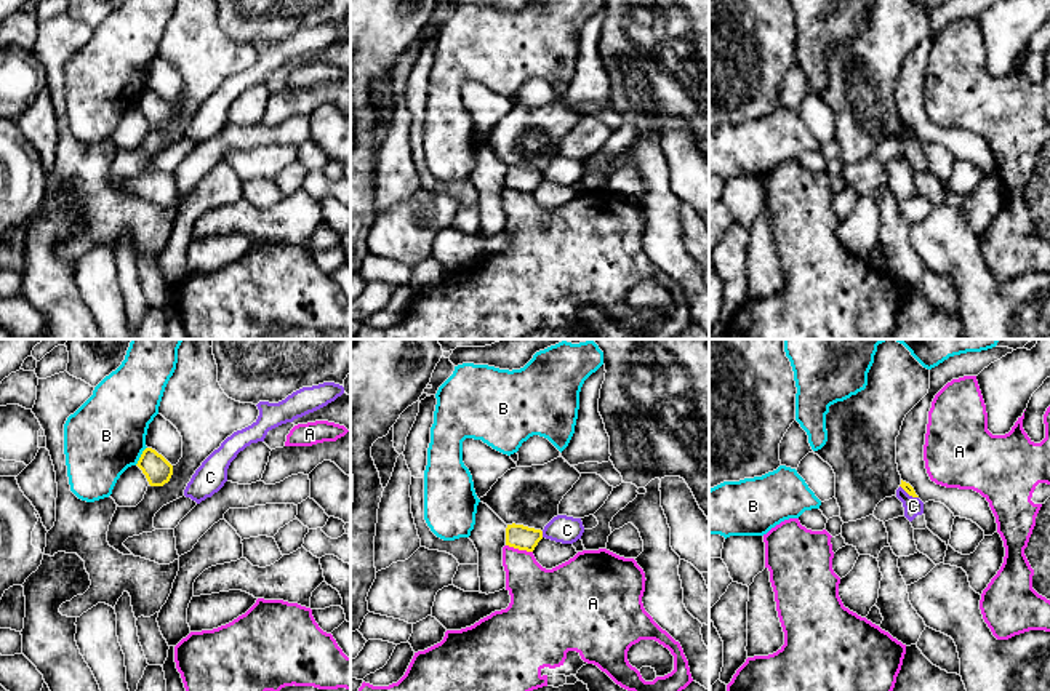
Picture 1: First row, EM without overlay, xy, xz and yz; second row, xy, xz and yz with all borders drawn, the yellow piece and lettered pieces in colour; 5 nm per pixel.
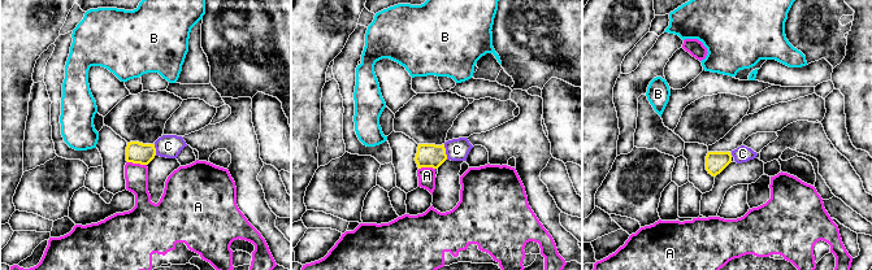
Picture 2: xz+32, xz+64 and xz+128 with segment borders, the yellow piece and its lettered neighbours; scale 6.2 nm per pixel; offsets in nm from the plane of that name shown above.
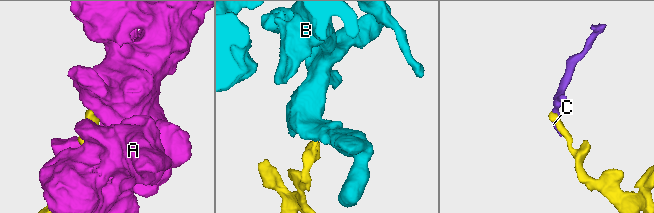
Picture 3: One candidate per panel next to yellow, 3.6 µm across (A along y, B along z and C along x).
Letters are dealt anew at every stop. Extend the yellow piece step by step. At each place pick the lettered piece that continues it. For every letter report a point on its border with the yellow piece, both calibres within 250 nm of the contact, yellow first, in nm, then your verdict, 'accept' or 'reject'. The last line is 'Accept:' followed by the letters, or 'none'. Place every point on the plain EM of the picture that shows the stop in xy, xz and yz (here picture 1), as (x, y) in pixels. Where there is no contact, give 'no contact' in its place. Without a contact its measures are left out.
A: xz (519, 191) | 120/280 nm | reject
B: xy (141, 98) | 140/400 nm | reject
C: xz (541, 176) | 120/140 nm | reject
Accept: none

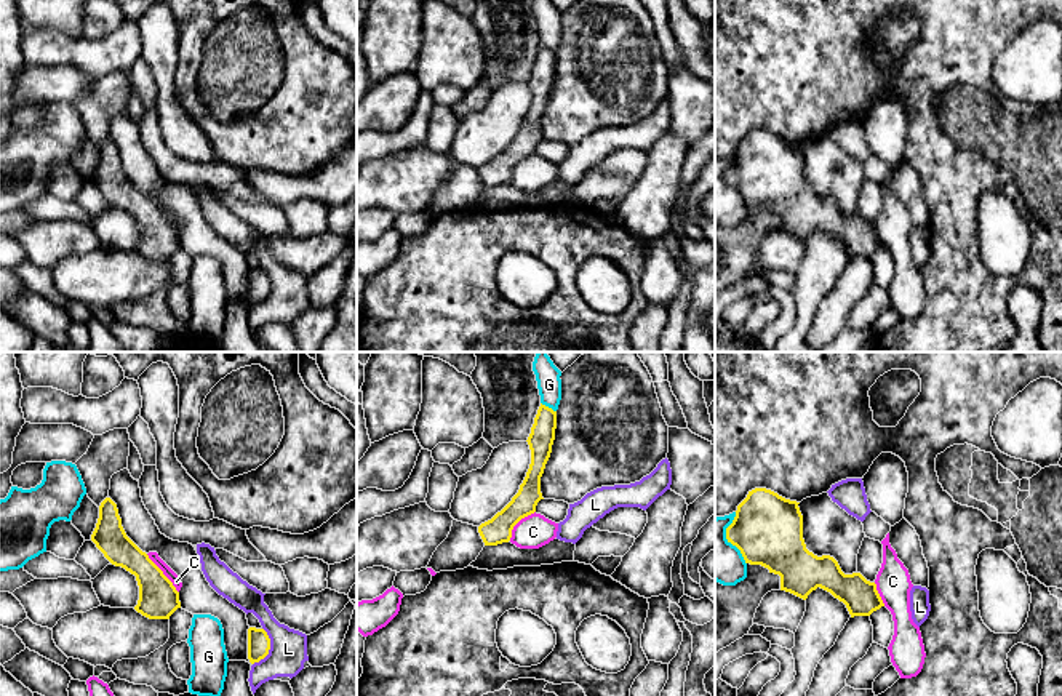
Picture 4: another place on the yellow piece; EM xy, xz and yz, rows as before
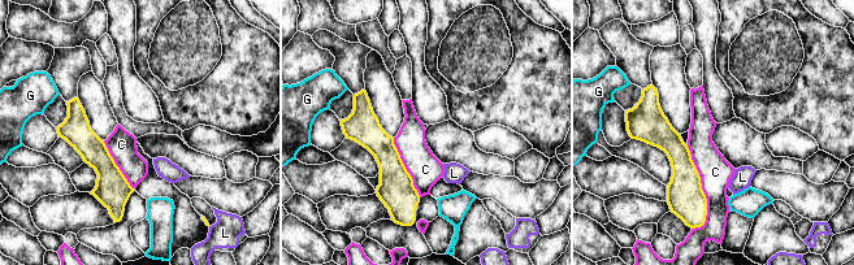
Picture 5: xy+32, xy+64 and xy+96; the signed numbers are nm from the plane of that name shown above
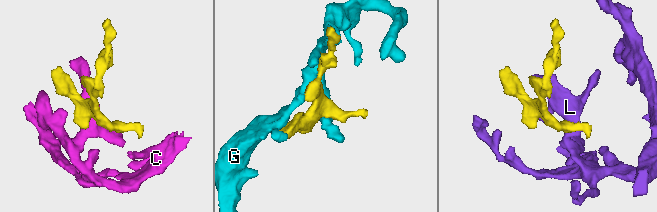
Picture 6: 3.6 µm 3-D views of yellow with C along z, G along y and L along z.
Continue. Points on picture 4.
C: xy (162, 215) | 200/50 nm | reject
G: xz (547, 48) | 130/120 nm | reject
L: xy (269, 290) | 110/190 nm | reject
Accept: none

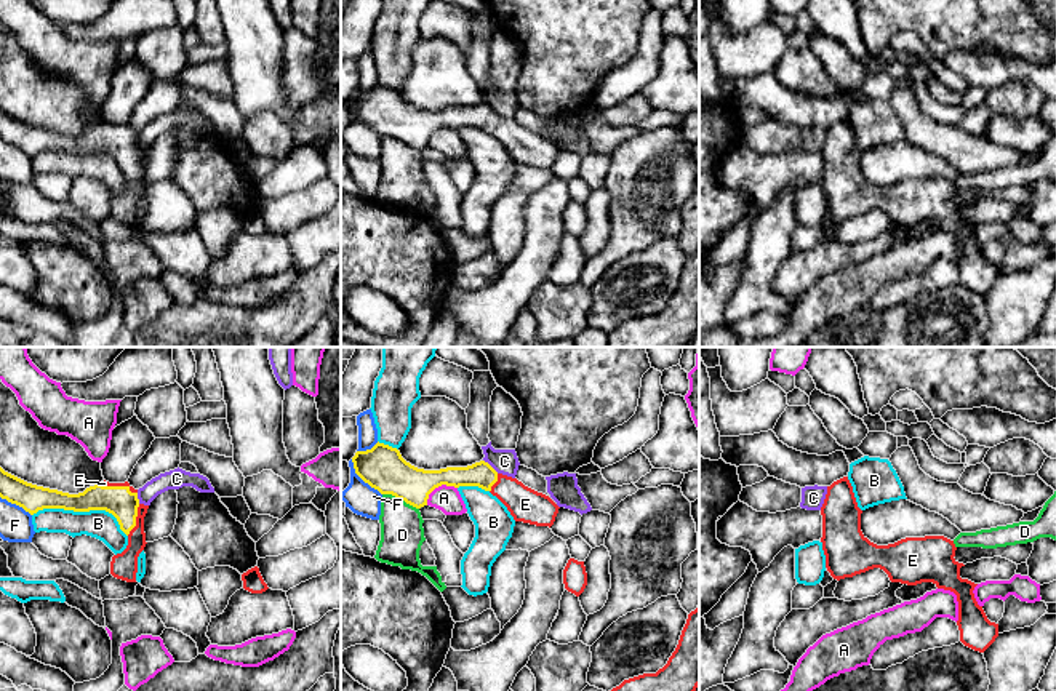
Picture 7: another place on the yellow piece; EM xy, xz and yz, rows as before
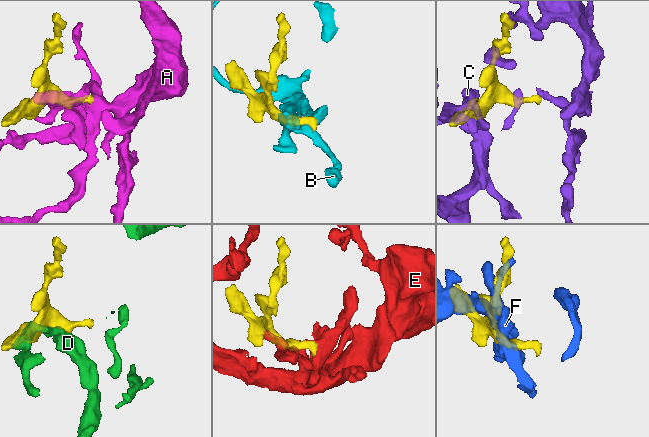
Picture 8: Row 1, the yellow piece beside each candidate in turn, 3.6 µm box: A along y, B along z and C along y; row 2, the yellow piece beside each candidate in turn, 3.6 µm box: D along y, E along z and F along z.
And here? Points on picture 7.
A: xz (437, 128) | 200/130 nm | reject
B: xy (84, 152) | 150/140 nm | reject
C: xz (490, 107) | 130/130 nm | reject
D: xz (400, 139) | 220/220 nm | reject
E: xy (135, 162) | 150/130 nm | accept
F: xy (16, 146) | 140/160 nm | reject
Accept: E

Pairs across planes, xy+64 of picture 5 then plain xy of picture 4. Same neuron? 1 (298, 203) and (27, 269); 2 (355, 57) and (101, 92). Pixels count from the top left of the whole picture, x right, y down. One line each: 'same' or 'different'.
1: same
2: same

